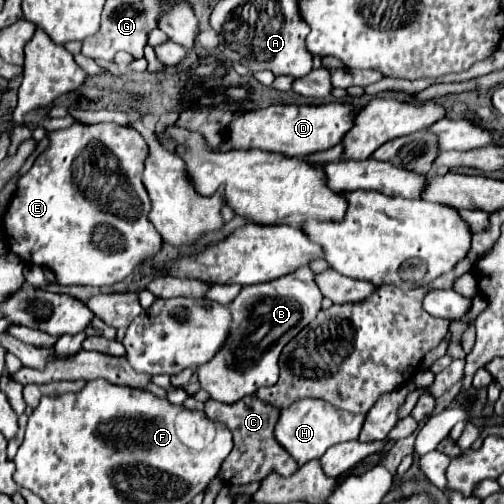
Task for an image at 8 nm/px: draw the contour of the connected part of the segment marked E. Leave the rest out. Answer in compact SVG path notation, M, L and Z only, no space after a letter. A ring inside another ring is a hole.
M74 124L64 130L56 130L50 134L50 146L38 154L34 160L34 166L18 180L18 188L8 204L6 216L4 216L4 230L8 238L8 246L14 254L18 254L24 262L40 264L50 270L54 270L58 284L90 284L90 286L112 286L116 282L122 282L126 276L130 276L138 266L152 260L160 248L162 238L158 230L150 224L150 196L146 194L146 188L142 186L142 162L146 162L148 144L144 142L142 134L130 126L118 126L118 124Z

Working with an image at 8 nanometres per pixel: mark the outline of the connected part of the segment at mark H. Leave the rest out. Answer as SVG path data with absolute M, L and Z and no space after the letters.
M304 398L290 408L280 410L280 420L276 424L276 440L286 448L286 452L302 466L314 458L322 458L322 454L344 440L356 440L362 428L364 414L350 414L346 410L334 408L330 402Z

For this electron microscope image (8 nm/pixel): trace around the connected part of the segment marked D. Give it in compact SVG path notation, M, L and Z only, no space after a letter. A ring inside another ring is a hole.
M320 104L320 106L268 106L264 110L244 112L242 116L234 118L228 126L228 138L222 142L220 150L232 148L260 148L266 152L280 152L284 156L304 158L306 154L326 150L330 146L340 144L342 136L352 128L354 122L354 108L350 104Z

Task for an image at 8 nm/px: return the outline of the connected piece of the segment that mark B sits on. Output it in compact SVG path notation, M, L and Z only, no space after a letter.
M300 268L278 280L244 286L232 304L232 330L222 350L204 366L198 368L202 390L214 400L236 402L246 394L254 394L260 386L272 386L278 382L278 356L282 348L308 326L322 308L322 292L314 282L316 274L310 268Z

